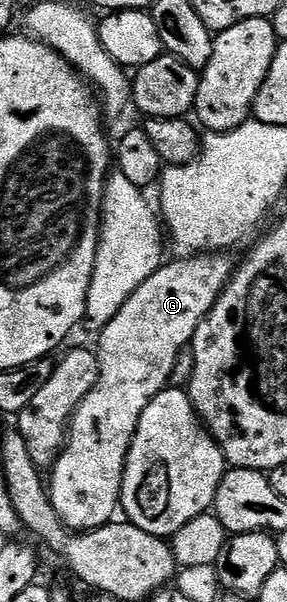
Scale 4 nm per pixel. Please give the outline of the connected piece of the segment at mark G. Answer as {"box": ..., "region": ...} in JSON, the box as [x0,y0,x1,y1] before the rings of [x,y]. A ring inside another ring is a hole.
{"box":[48,252,232,532],"region":[[[211,252],[203,256],[184,256],[178,262],[167,261],[158,267],[158,271],[152,276],[148,276],[148,280],[144,280],[144,284],[140,284],[140,288],[136,288],[136,292],[132,292],[130,299],[124,304],[124,308],[120,308],[120,312],[116,312],[116,316],[112,316],[110,323],[100,331],[97,335],[98,346],[96,345],[96,353],[98,356],[98,379],[92,388],[92,392],[88,392],[88,396],[84,396],[84,400],[76,408],[76,412],[70,418],[70,424],[66,432],[65,443],[54,460],[54,465],[49,471],[48,476],[48,493],[50,502],[54,505],[54,511],[57,512],[62,523],[74,532],[85,532],[87,530],[95,530],[101,526],[105,526],[107,522],[115,517],[116,511],[120,506],[122,496],[122,474],[126,470],[126,457],[130,451],[130,445],[134,439],[136,428],[140,424],[140,416],[144,412],[144,408],[148,408],[148,404],[162,390],[167,389],[170,377],[174,374],[174,369],[178,366],[178,357],[182,354],[182,349],[189,347],[194,340],[194,334],[198,330],[198,326],[208,316],[208,312],[216,304],[216,300],[222,294],[222,290],[226,287],[232,273],[232,262],[226,259],[227,255],[222,252]]]}

